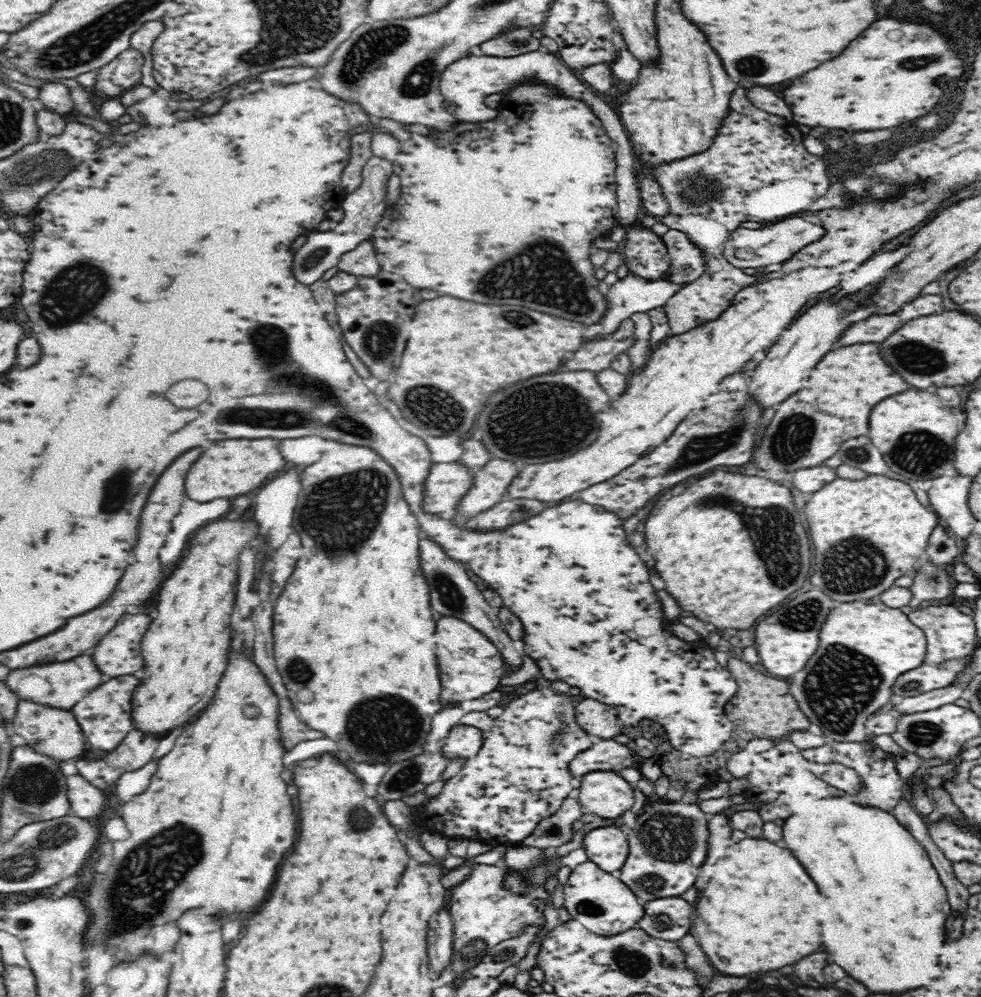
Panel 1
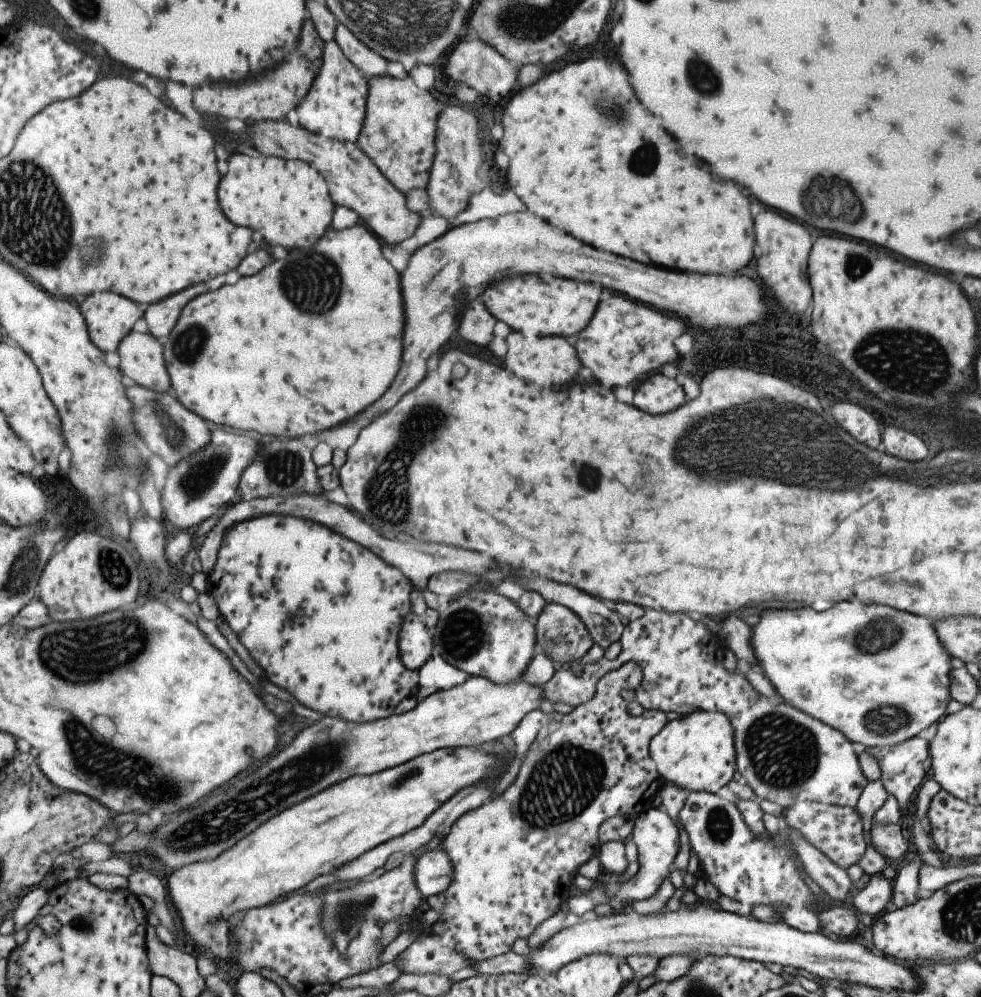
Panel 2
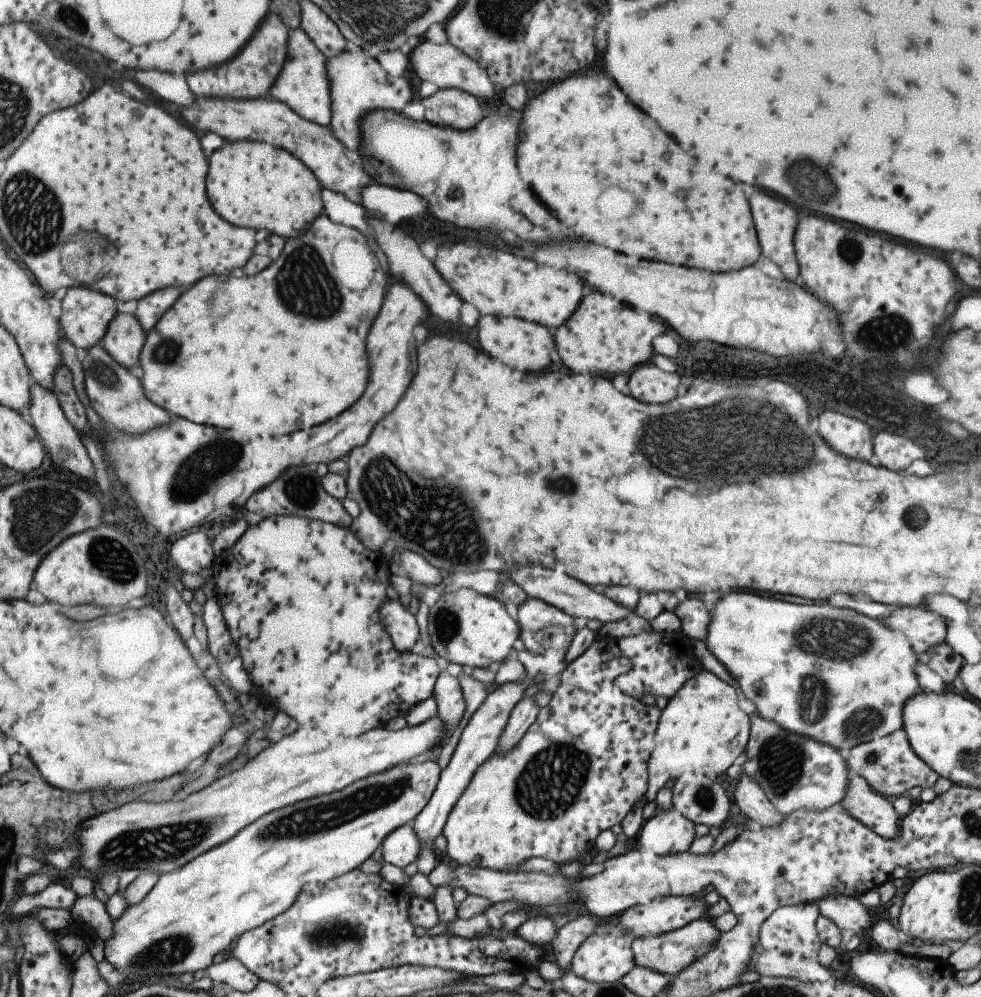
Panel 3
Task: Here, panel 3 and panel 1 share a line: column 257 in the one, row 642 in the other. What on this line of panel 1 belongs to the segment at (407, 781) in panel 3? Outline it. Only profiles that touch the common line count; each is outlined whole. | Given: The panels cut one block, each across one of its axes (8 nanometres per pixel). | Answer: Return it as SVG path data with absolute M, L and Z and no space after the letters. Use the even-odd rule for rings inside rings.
M878 596L872 597L870 600L843 602L828 612L828 618L824 620L824 624L822 624L822 628L820 628L820 646L816 648L816 652L806 661L804 668L795 672L786 682L788 682L789 685L790 695L796 700L800 711L804 713L804 716L806 716L806 719L808 719L811 724L820 726L821 735L826 738L827 742L871 743L870 734L866 727L864 727L866 721L889 702L892 696L892 683L896 682L896 678L899 678L900 674L924 664L923 660L926 647L927 642L923 630L920 630L920 627L912 624L908 615L902 613L900 609L886 606Z

